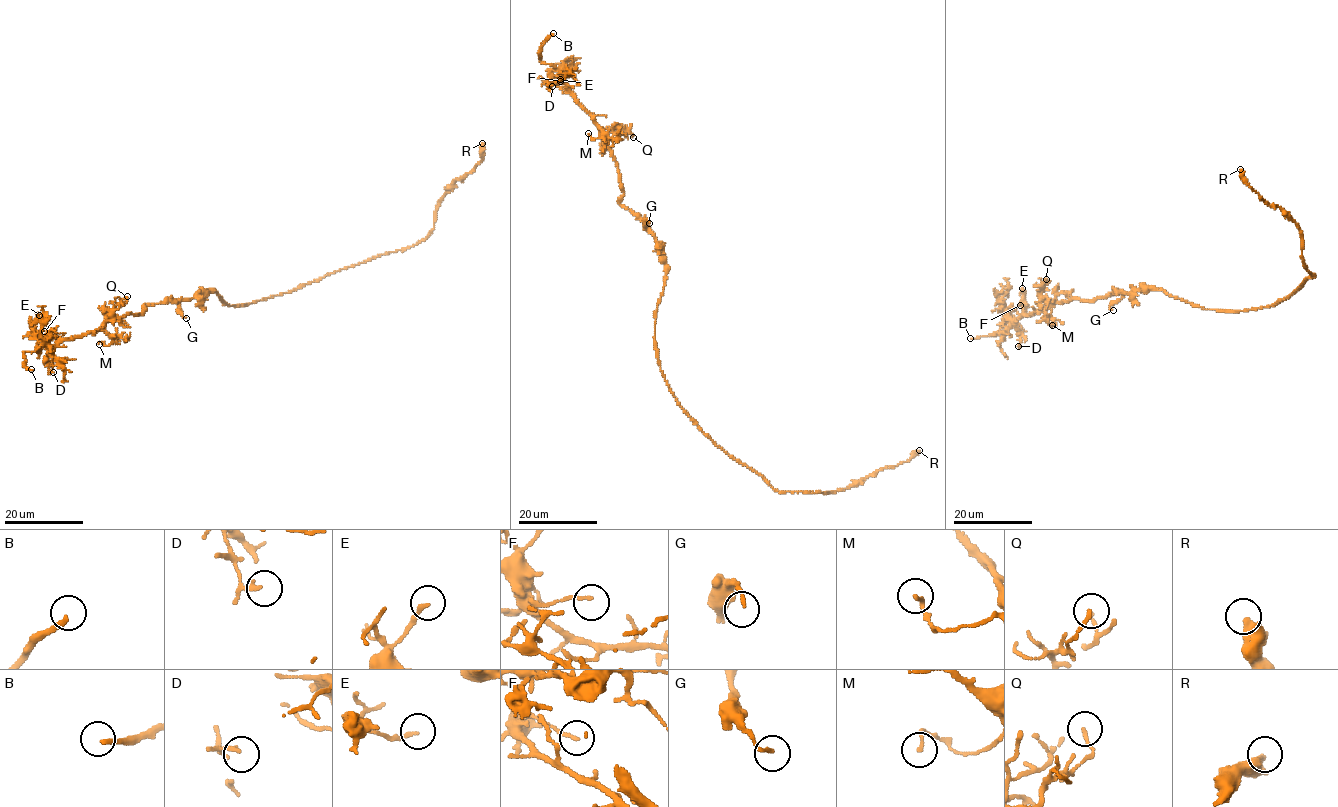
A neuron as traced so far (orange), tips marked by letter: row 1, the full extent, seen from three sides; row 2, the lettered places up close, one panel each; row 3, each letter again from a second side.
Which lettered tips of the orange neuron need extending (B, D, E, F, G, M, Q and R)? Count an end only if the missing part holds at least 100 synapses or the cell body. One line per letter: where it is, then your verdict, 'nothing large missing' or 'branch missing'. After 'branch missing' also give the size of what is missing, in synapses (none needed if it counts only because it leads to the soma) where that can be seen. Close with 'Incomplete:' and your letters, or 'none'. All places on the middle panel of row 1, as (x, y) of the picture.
B: (553, 33) | branch missing
D: (552, 86) | nothing large missing
E: (560, 79) | nothing large missing
F: (560, 81) | nothing large missing
G: (649, 223) | nothing large missing
M: (588, 133) | nothing large missing
Q: (633, 137) | nothing large missing
R: (919, 450) | nothing large missing
Incomplete: B

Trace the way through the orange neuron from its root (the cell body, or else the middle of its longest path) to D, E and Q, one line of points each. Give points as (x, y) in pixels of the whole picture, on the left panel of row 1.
D: (235, 306), (224, 304), (211, 291), (148, 304), (139, 314), (65, 339), (47, 362), (53, 372)
E: (235, 306), (202, 292), (148, 304), (139, 314), (67, 339), (37, 334), (39, 315)
Q: (235, 306), (224, 304), (214, 291), (203, 292), (194, 298), (148, 304), (139, 314), (105, 323), (127, 296)

